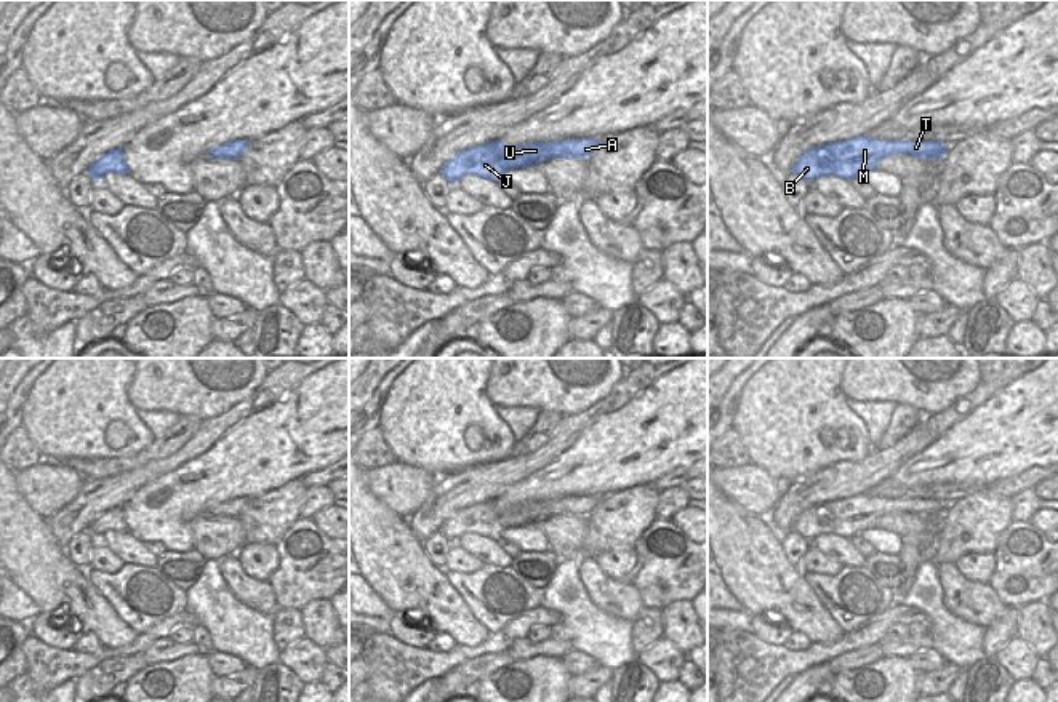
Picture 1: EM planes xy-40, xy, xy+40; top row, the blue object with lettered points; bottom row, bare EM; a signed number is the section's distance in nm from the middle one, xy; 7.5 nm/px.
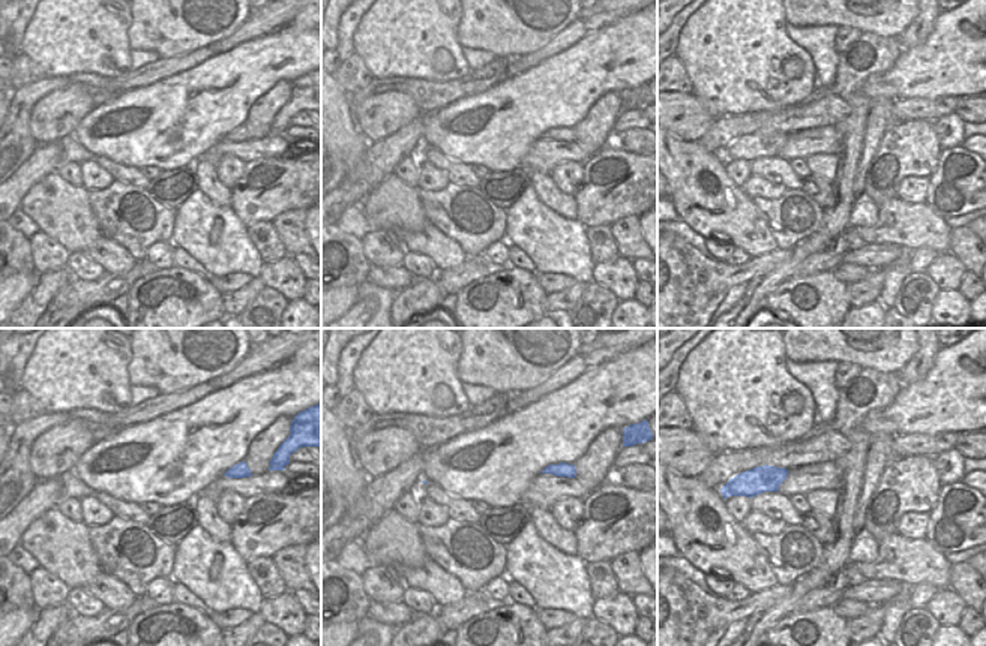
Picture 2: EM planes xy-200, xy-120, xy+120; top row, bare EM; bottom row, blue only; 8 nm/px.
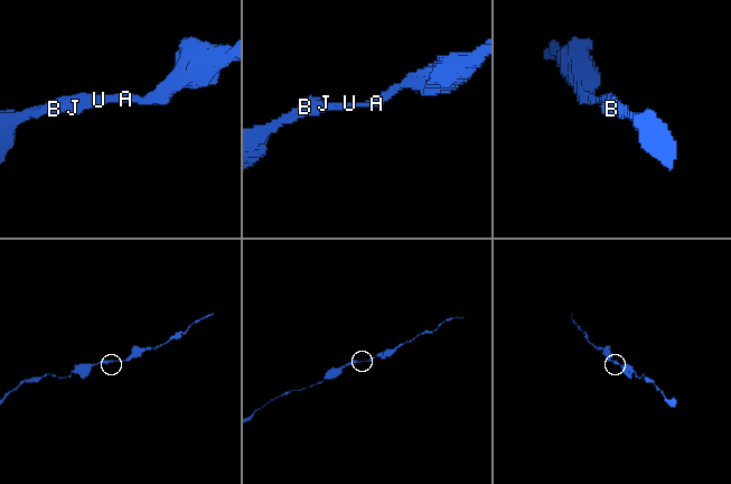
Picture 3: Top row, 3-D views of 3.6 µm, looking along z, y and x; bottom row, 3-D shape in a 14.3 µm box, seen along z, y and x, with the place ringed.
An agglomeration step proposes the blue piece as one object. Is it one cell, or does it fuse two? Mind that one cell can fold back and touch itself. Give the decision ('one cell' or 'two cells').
one cell

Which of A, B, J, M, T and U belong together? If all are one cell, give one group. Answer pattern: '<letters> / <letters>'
A B J M T U

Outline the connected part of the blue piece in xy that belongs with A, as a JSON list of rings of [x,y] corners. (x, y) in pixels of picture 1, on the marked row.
[[[495,139],[483,146],[461,150],[442,166],[440,174],[451,184],[467,174],[498,181],[504,171],[531,166],[551,158],[587,158],[599,144],[600,139],[563,139],[527,142],[512,147]]]

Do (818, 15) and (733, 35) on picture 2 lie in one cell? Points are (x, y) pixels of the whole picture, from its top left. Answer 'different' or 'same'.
different

